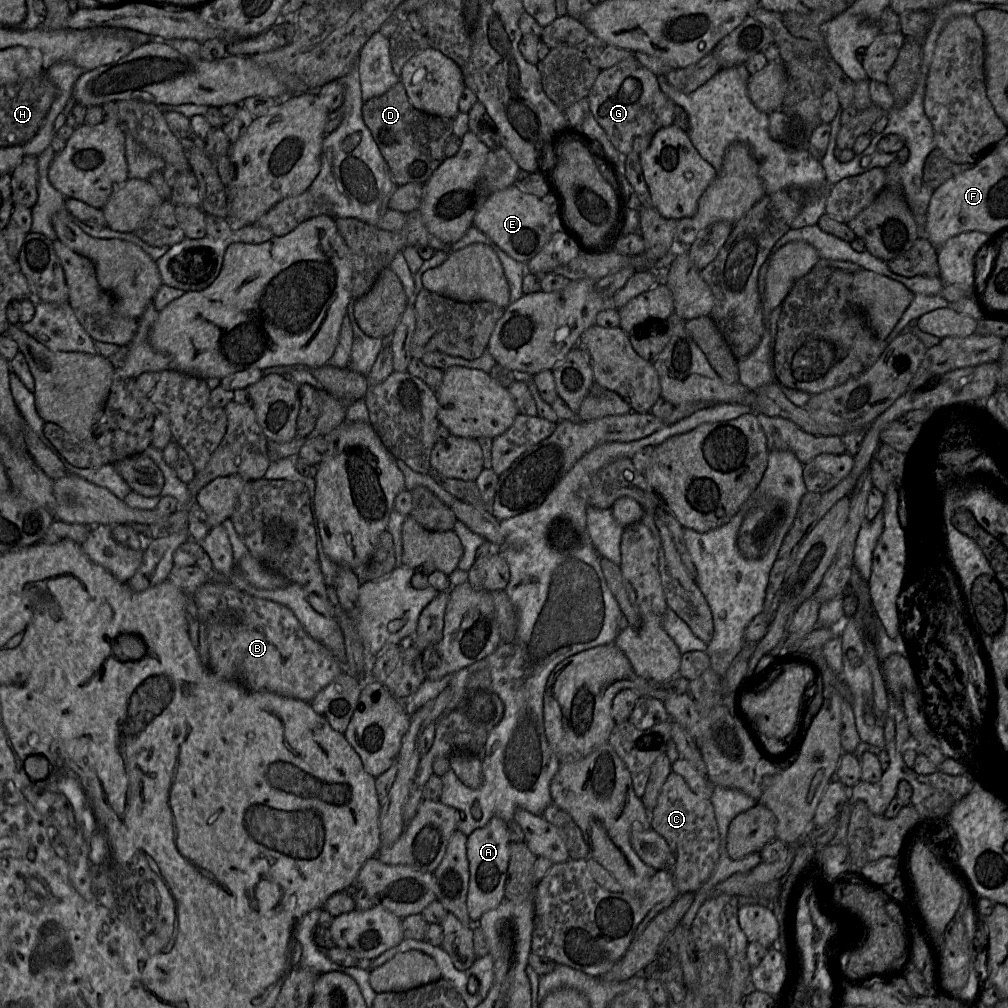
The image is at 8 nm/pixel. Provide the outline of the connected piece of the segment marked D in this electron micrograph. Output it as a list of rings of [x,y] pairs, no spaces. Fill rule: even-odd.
[[[401,81],[384,94],[363,102],[362,116],[398,186],[424,184],[446,158],[444,150],[453,133],[453,119],[416,109]]]

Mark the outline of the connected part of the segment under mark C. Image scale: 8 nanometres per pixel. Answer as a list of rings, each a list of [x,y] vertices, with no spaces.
[[[671,772],[649,817],[650,827],[665,839],[674,856],[674,865],[669,870],[678,894],[696,892],[712,874],[720,854],[720,837],[712,804],[696,795],[680,775]]]

